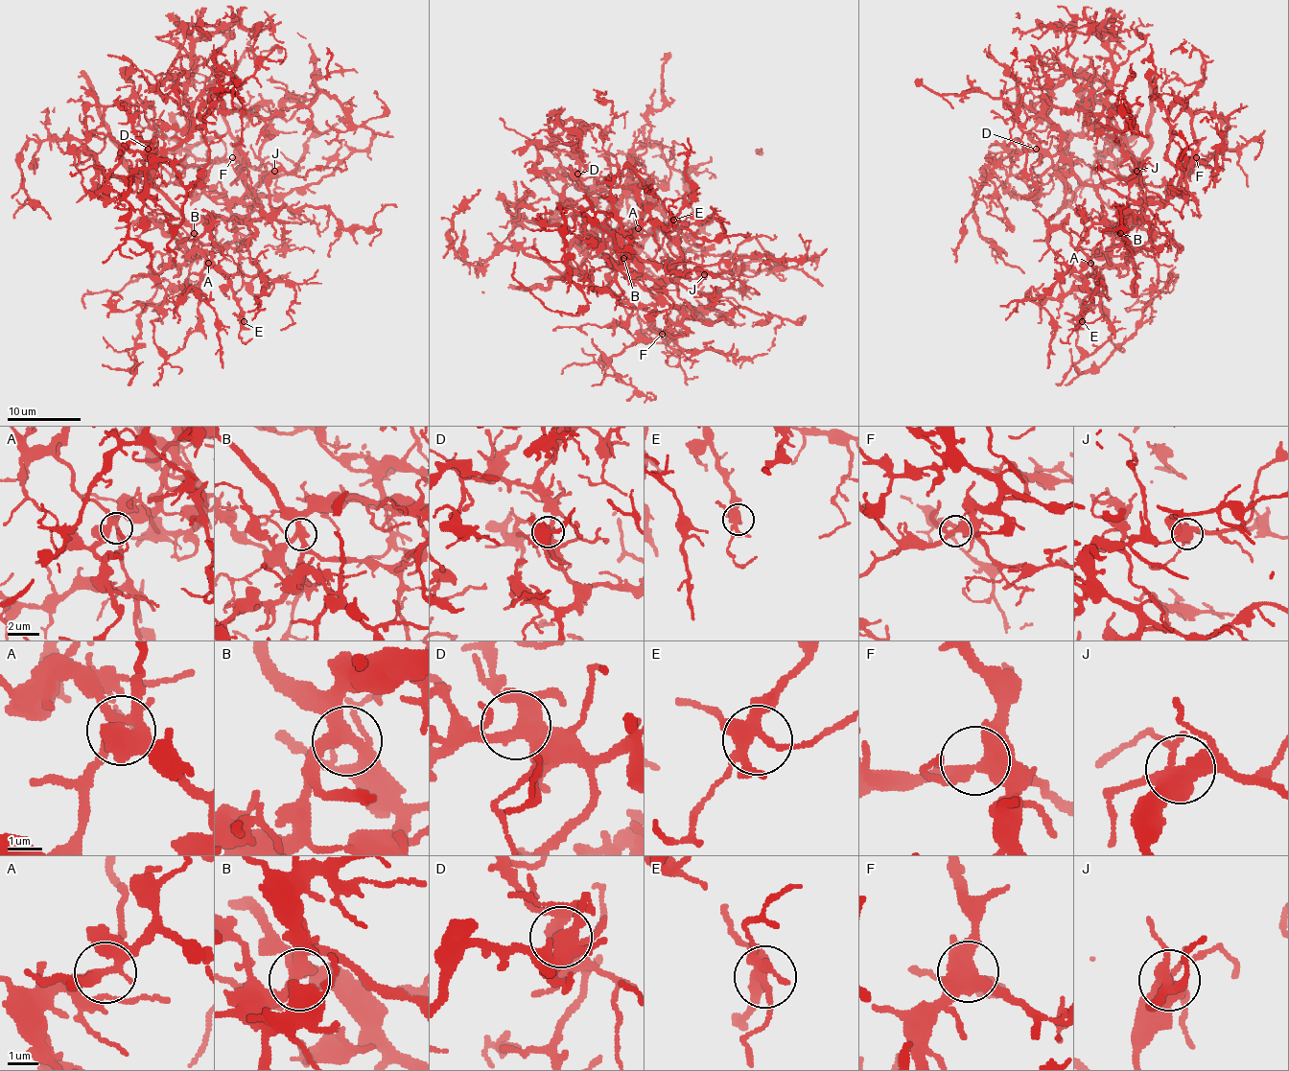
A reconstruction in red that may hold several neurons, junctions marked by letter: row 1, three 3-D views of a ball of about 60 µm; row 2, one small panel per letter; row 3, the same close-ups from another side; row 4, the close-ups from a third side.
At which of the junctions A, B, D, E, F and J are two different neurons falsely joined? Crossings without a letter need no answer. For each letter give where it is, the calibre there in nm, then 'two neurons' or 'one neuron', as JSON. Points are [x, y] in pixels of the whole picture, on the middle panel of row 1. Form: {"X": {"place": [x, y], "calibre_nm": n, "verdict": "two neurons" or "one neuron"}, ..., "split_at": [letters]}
{"A": {"place": [638, 228], "calibre_nm": 280, "verdict": "one neuron"}, "B": {"place": [623, 258], "calibre_nm": 360, "verdict": "one neuron"}, "D": {"place": [577, 174], "calibre_nm": 440, "verdict": "one neuron"}, "E": {"place": [673, 220], "calibre_nm": 360, "verdict": "one neuron"}, "F": {"place": [662, 334], "calibre_nm": 420, "verdict": "one neuron"}, "J": {"place": [704, 274], "calibre_nm": 480, "verdict": "one neuron"}, "split_at": []}

